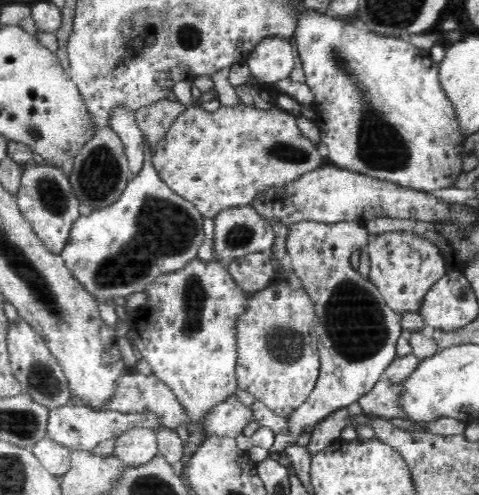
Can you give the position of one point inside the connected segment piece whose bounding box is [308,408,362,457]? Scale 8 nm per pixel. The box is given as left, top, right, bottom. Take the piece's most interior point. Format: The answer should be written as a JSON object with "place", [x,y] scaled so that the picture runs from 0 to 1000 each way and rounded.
{"place":[691,865]}

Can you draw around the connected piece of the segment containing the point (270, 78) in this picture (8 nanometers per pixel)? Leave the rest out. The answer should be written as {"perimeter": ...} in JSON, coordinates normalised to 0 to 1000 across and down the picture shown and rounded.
{"perimeter":[[[562,75],[534,91],[511,121],[522,149],[547,168],[574,172],[601,160],[614,137],[614,105],[603,77]]]}

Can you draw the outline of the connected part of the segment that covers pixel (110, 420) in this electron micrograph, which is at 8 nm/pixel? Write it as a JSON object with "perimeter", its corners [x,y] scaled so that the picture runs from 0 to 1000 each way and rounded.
{"perimeter":[[[144,814],[140,822],[102,830],[96,885],[138,901],[148,911],[196,911],[209,893],[236,883],[246,885],[265,869],[280,865],[313,865],[326,871],[342,863],[330,840],[317,832],[259,836],[242,826],[203,832],[180,820],[154,820]]]}

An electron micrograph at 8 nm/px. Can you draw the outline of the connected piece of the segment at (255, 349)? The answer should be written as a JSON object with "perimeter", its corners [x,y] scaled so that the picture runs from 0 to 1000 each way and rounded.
{"perimeter":[[[576,562],[574,568],[547,588],[518,592],[518,622],[493,646],[493,721],[497,721],[497,731],[493,731],[491,758],[493,770],[497,770],[497,786],[518,790],[537,810],[549,812],[562,828],[574,832],[580,840],[601,844],[610,832],[618,830],[618,824],[626,822],[626,816],[635,816],[643,808],[643,800],[649,800],[651,788],[660,780],[660,768],[664,768],[668,756],[668,713],[662,711],[666,669],[668,665],[658,646],[658,622],[653,620],[651,604],[645,602],[635,584],[614,586],[601,576],[599,566]]]}

